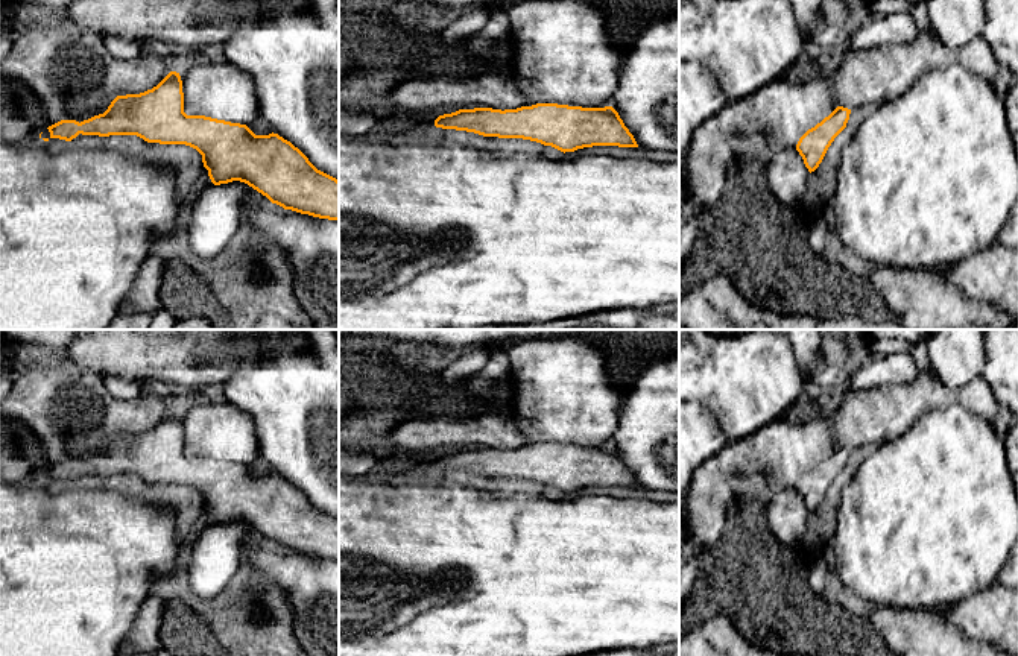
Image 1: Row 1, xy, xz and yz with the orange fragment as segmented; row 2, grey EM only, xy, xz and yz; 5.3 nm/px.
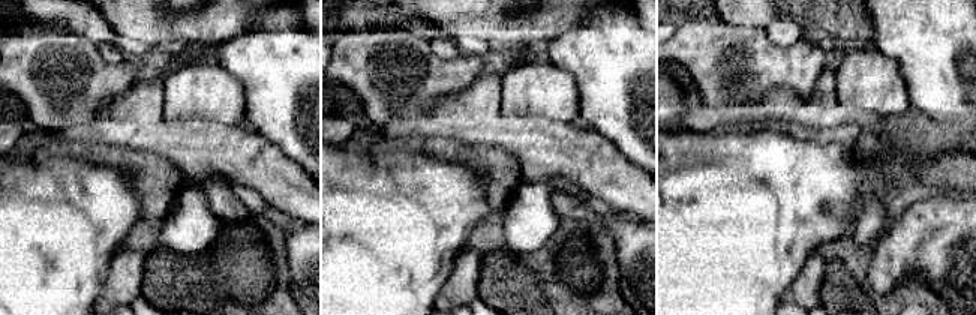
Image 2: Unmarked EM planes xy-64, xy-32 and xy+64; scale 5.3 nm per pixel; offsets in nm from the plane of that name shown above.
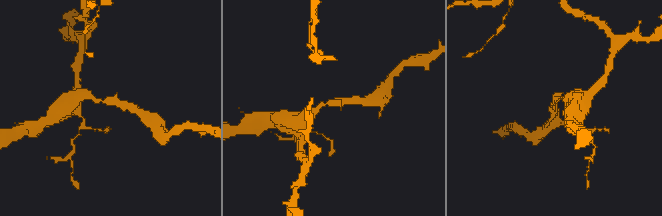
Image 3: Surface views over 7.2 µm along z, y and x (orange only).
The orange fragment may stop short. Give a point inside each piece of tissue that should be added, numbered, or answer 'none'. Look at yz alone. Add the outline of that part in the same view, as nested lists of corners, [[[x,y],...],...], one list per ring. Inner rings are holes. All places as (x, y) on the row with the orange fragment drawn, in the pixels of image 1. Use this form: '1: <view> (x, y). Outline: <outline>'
none

